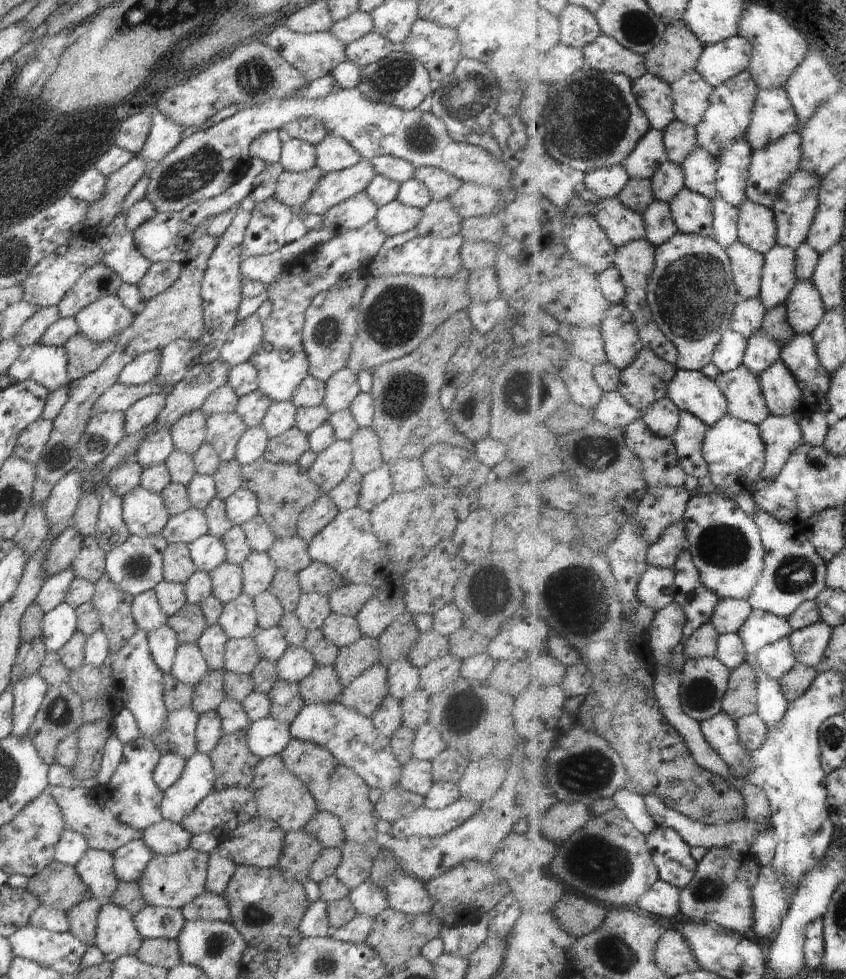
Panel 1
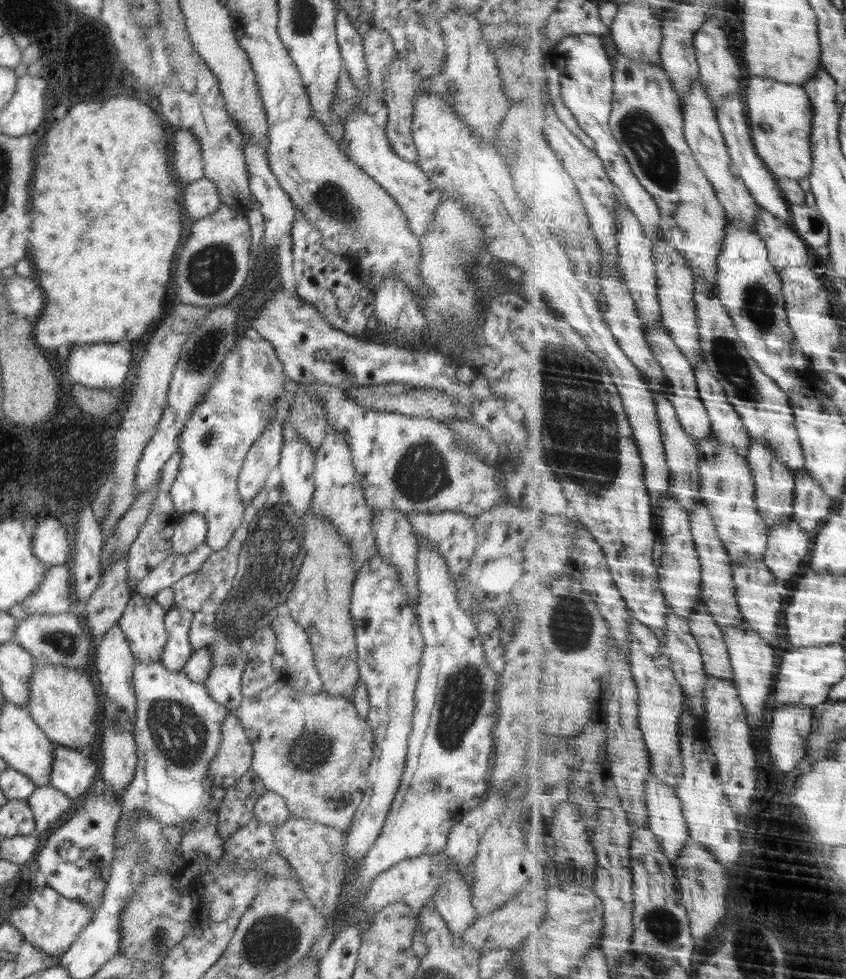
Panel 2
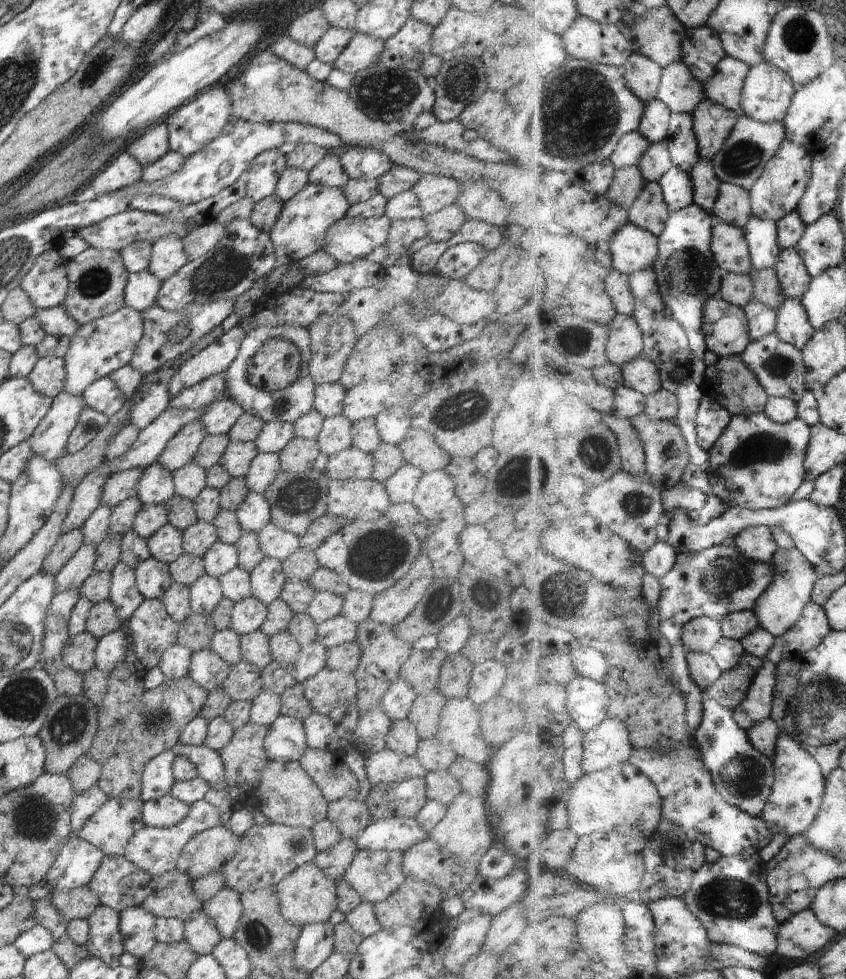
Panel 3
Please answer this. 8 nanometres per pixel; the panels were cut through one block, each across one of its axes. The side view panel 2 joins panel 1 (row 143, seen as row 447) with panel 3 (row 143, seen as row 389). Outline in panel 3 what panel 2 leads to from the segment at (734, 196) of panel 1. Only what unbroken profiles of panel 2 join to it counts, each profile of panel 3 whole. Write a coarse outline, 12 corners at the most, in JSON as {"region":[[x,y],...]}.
{"region":[[707,98],[694,115],[701,156],[714,160],[740,114]]}

